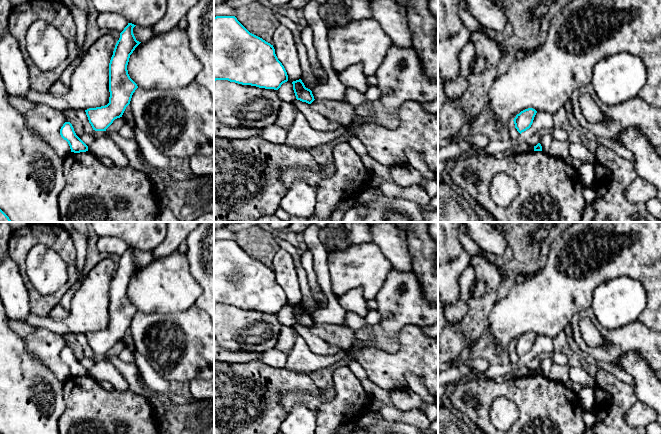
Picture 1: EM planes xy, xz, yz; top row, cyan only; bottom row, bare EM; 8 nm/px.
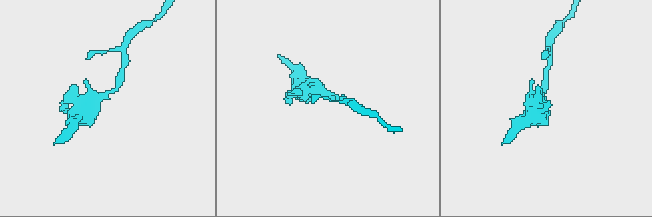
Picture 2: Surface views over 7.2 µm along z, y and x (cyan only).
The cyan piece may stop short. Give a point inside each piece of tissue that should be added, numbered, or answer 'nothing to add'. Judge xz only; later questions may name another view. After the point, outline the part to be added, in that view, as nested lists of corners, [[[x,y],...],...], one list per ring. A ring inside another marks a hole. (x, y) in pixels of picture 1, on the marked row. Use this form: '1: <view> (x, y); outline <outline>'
nothing to add

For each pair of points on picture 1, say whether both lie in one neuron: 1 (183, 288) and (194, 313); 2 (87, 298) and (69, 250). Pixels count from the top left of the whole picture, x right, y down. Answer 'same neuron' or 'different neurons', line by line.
1: different neurons
2: different neurons

